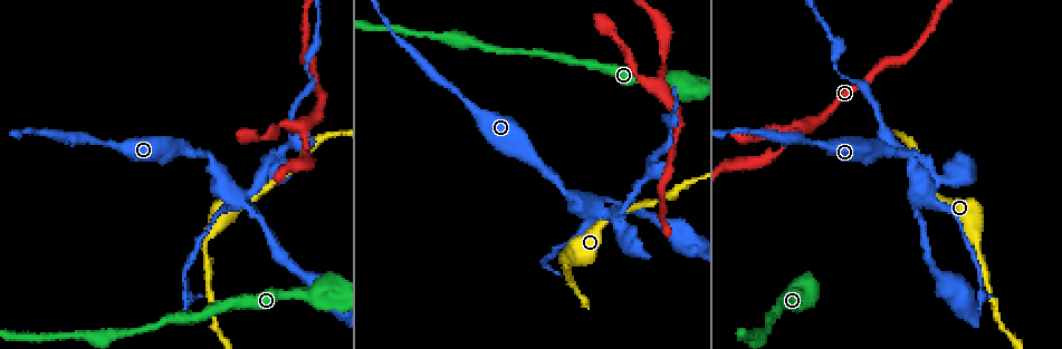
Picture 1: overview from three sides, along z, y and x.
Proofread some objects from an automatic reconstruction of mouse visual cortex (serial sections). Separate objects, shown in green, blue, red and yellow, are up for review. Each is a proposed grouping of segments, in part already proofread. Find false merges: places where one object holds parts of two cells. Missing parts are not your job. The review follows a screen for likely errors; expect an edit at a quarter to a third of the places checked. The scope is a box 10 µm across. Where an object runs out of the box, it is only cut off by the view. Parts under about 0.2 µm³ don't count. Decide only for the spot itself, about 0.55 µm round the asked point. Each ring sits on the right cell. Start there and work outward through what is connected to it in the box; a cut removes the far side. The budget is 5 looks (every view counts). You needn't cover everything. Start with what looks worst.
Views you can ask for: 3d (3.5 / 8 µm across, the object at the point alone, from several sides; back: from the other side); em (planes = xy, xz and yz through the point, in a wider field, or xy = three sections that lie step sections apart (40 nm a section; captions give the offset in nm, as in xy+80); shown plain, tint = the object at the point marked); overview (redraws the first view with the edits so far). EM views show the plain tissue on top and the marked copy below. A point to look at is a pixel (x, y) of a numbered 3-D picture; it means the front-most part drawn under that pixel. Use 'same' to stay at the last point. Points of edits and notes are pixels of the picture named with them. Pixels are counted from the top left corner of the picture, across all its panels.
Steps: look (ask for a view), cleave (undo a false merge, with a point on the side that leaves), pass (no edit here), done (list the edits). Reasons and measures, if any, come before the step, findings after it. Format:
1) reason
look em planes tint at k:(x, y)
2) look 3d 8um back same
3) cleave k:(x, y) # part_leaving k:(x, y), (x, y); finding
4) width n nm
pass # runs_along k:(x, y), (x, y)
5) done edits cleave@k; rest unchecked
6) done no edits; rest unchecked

abrupt turn
look 3d 3.5um at 1:(242, 194)

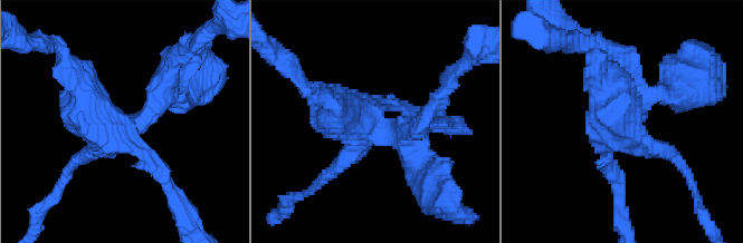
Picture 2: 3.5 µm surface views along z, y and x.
now the EM
look em planes tint at 2:(379, 125)

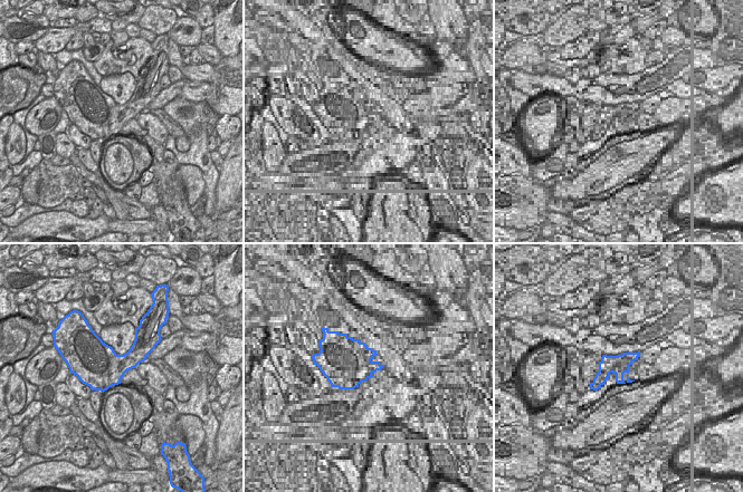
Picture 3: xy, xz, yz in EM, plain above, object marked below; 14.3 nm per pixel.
cleave 2:(650, 89) # part_leaving 2:(139, 122), (187, 50); two cells meet here

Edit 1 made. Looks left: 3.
calibre changes
look 3d 3.5um at 1:(206, 238)

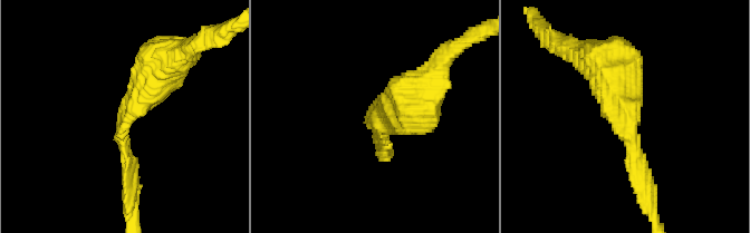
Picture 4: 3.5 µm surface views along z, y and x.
arm_widths 200, 600 nm; shape alone is not enough
look em planes tint at 4:(628, 119)

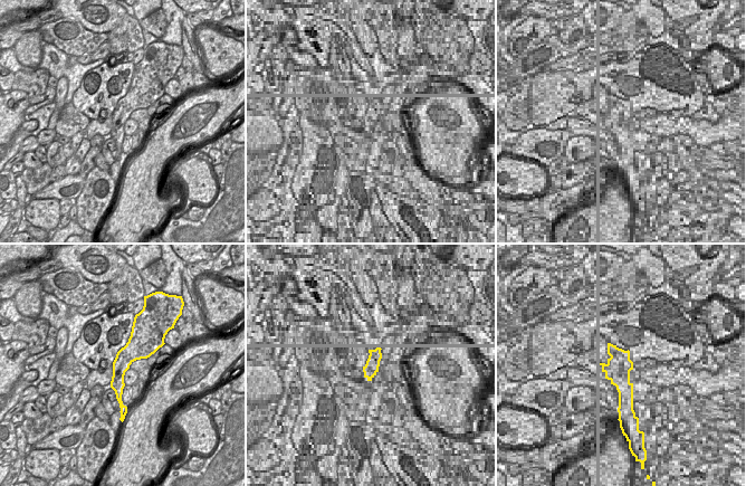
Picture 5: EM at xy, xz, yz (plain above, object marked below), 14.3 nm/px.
another direction
look em xy step 1 tint same

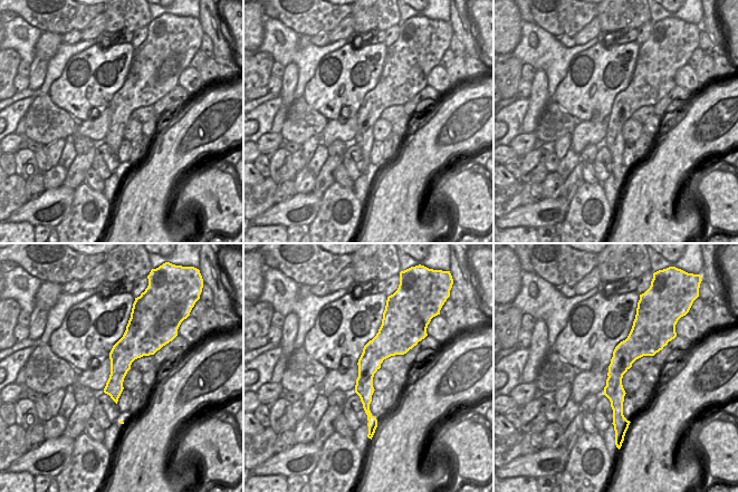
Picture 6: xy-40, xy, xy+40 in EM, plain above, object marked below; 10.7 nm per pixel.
pass # runs_along 4:(602, 62), (647, 193); continuous, no second cell

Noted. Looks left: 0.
done edits cleave@2; rest unchecked

